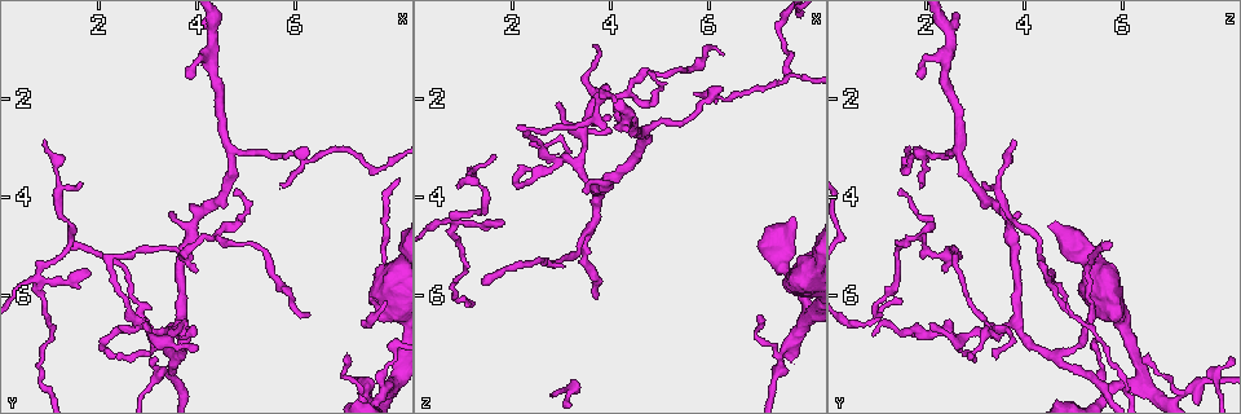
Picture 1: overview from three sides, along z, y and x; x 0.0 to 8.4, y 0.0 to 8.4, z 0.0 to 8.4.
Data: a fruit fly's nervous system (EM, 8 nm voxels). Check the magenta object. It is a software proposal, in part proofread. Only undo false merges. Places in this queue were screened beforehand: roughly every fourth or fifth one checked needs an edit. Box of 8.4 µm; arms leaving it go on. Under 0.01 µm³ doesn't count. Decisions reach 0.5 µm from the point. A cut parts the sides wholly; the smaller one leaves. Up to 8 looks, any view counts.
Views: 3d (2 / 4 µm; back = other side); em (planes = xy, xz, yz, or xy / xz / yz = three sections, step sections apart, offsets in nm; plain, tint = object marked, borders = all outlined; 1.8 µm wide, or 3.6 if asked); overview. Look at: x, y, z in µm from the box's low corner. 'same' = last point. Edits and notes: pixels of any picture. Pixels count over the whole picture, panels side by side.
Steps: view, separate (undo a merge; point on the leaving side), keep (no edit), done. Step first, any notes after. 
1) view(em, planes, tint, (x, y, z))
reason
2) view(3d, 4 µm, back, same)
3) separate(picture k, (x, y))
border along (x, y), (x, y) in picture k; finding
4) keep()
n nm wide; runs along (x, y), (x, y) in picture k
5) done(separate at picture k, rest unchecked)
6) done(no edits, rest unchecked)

view(3d, 2 µm, back, (0.80, 5.65, 4.45))
abrupt turn

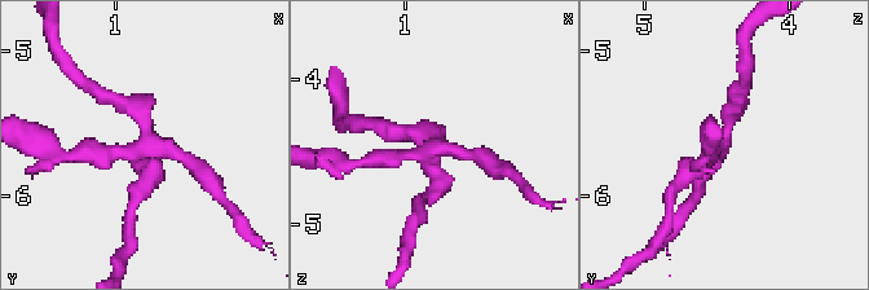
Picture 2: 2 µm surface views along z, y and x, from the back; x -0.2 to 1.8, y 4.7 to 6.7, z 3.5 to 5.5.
view(em, 3.6 µm, planes, tint, (0.78, 5.66, 4.44))

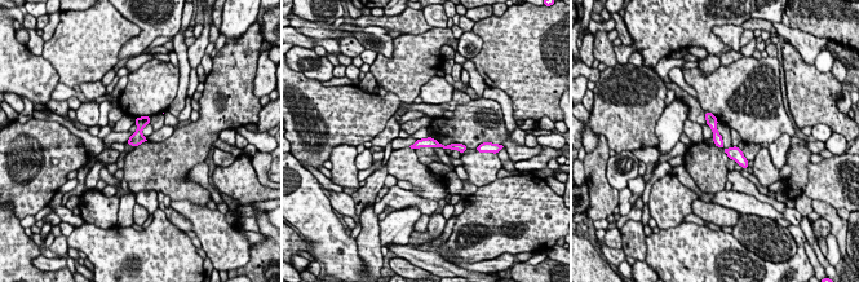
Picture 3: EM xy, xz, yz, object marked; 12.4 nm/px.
keep()
120 nm wide; runs along (708, 115), (718, 142), (744, 163) in picture 3; one cell here

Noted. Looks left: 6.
view(em, xz, step 4, tint, (3.35, 6.70, 3.30))
a narrow waist

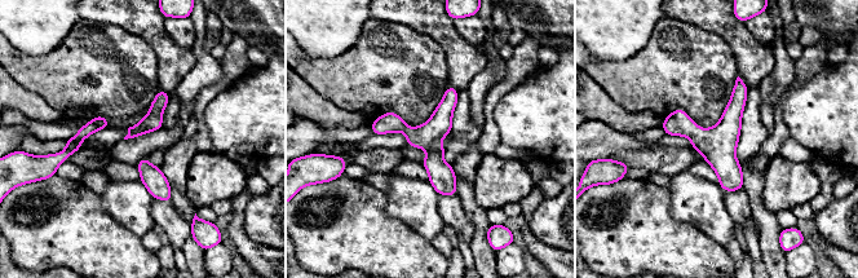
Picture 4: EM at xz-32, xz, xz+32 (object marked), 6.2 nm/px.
keep()
110 nm wide; all the same cell

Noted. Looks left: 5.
view(em, planes, tint, (7.80, 7.90, 5.70))
abrupt turn

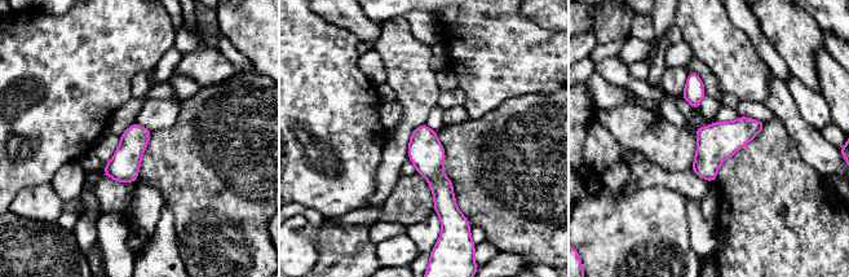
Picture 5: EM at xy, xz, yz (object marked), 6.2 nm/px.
keep()
runs along (421, 128), (443, 215) in picture 5; one cell here

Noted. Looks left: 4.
done(no edits, rest unchecked)

